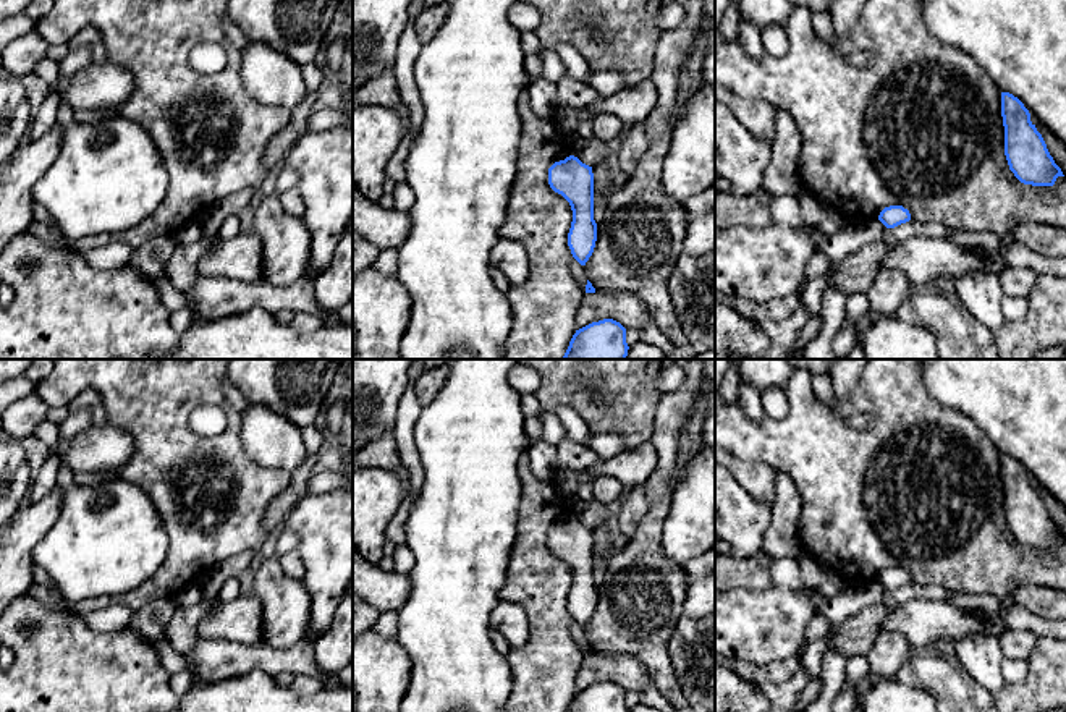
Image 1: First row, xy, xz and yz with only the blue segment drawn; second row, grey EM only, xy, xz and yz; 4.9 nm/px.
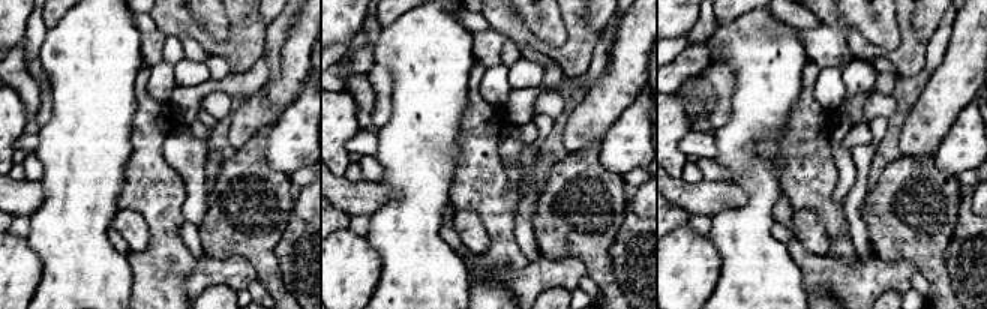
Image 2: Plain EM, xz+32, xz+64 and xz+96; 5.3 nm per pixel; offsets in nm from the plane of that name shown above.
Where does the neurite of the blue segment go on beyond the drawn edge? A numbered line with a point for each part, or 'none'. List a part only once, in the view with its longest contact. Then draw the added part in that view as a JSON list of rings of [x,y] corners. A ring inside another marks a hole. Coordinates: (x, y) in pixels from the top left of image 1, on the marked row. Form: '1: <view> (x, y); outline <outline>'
none

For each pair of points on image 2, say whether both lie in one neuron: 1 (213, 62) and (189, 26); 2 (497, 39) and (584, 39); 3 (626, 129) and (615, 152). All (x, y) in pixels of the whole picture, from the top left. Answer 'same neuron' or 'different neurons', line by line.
1: different neurons
2: different neurons
3: same neuron

